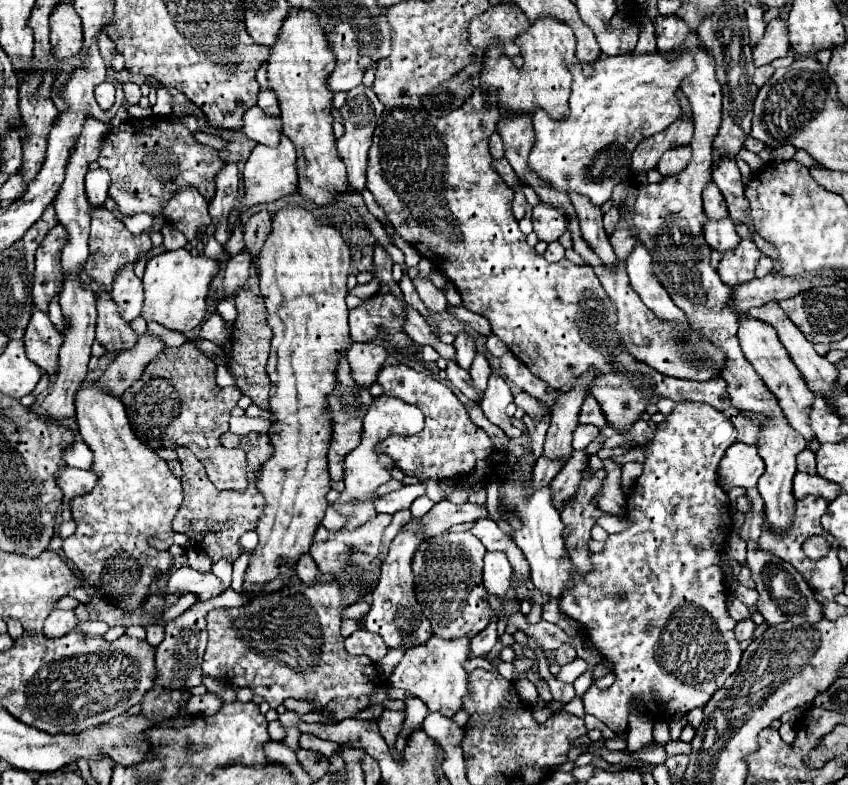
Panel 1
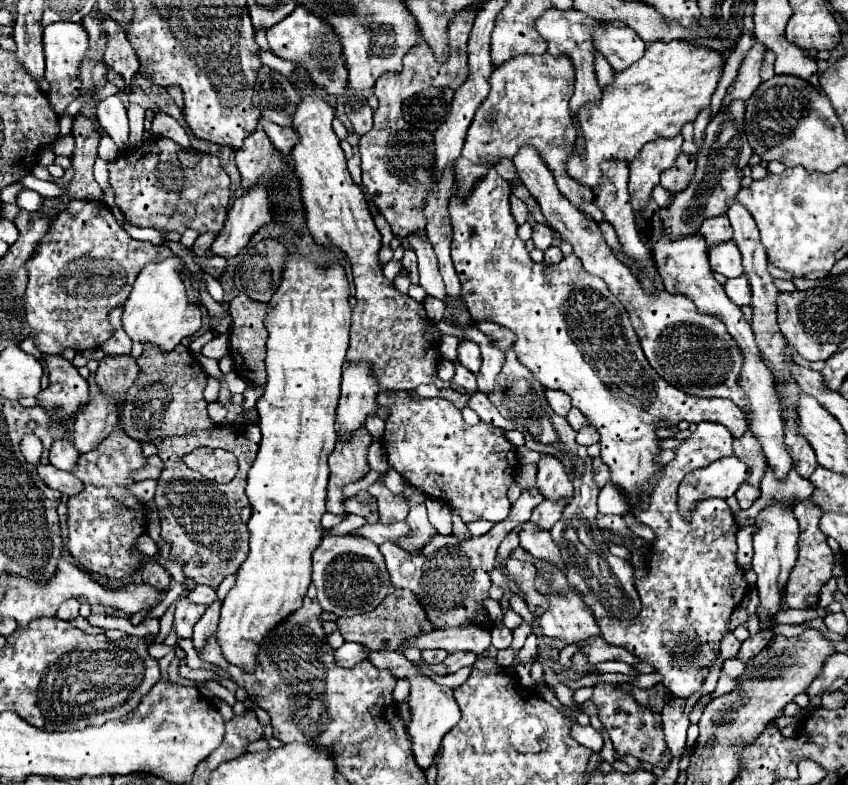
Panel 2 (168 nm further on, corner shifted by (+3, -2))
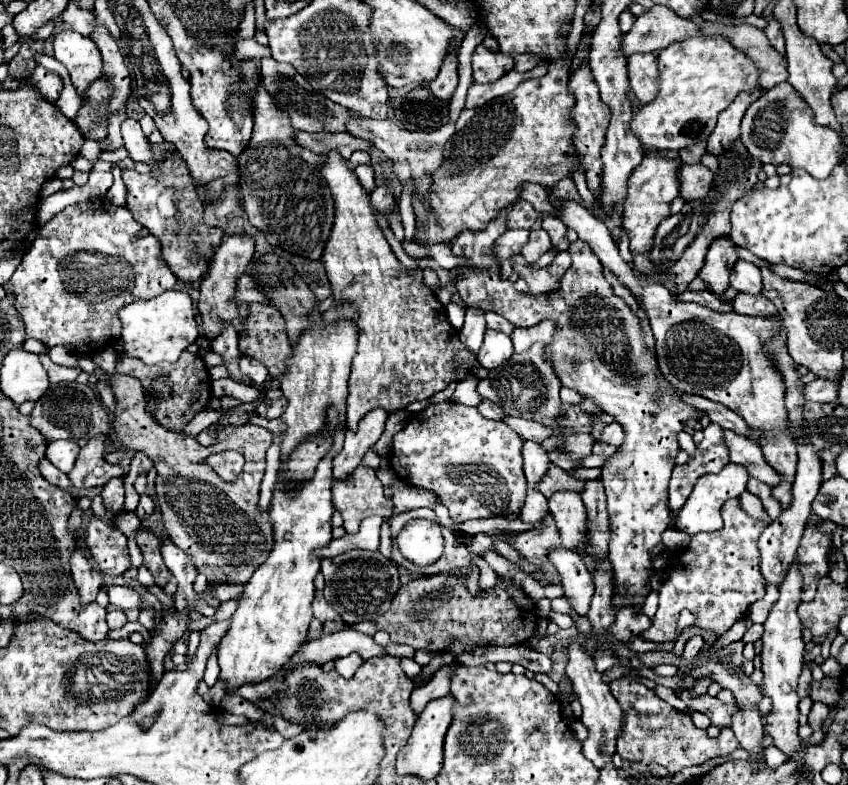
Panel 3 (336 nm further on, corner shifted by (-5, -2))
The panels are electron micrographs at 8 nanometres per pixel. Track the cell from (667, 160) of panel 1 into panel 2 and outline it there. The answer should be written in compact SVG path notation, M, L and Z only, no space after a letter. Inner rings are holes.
M681 152L675 166L661 174L661 186L665 190L677 190L677 192L685 190L695 174L695 168L697 168L695 156L687 156Z

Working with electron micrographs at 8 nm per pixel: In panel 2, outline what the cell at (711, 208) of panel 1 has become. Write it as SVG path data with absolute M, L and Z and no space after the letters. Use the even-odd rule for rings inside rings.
M717 216L717 218L705 220L701 230L699 230L699 234L703 234L703 238L707 242L707 252L709 252L713 246L731 240L733 228L729 226L729 218L727 216Z

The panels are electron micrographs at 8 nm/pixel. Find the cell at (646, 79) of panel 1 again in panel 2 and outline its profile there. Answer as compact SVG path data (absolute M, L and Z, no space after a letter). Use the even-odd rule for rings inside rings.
M673 40L669 44L663 44L663 42L649 44L645 56L639 62L635 62L633 66L629 66L623 72L615 72L615 82L603 90L599 106L585 104L579 110L577 120L585 134L585 150L587 152L581 158L577 148L573 148L573 156L567 162L567 174L573 180L585 184L587 188L595 188L601 182L599 164L603 160L615 158L615 160L631 162L647 142L655 142L657 138L675 138L677 134L681 134L681 128L687 122L695 122L699 112L709 108L711 96L719 84L723 66L725 66L725 58L717 50L711 50L705 46L693 46L691 42L685 42L685 40Z

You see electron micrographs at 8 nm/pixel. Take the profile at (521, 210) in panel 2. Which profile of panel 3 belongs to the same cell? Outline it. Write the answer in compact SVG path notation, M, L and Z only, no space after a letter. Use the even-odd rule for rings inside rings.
M519 200L511 206L507 226L509 228L531 228L537 218L539 218L539 214L533 210L533 206L525 200Z

